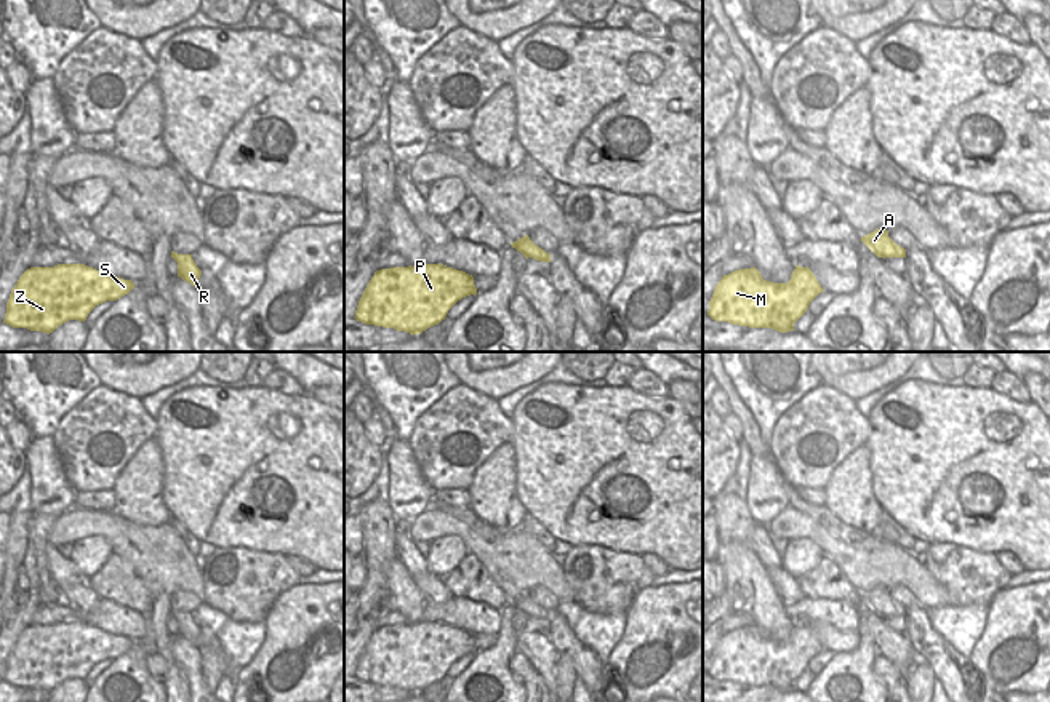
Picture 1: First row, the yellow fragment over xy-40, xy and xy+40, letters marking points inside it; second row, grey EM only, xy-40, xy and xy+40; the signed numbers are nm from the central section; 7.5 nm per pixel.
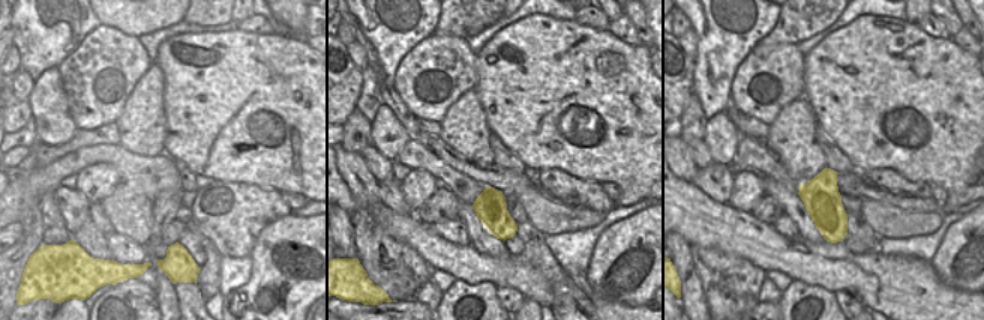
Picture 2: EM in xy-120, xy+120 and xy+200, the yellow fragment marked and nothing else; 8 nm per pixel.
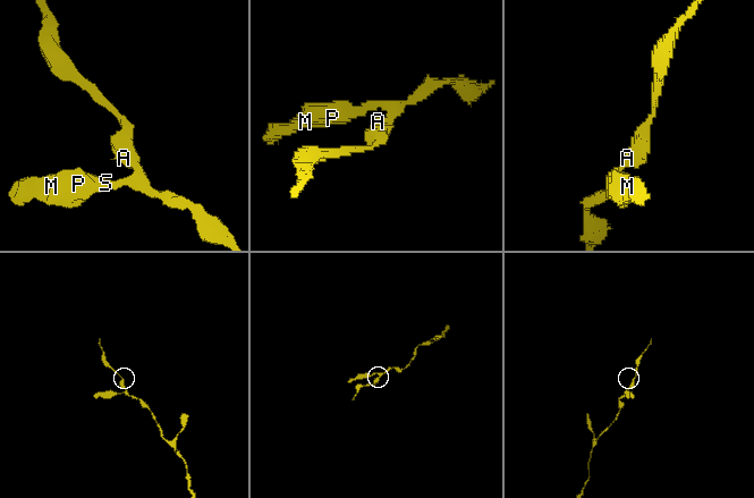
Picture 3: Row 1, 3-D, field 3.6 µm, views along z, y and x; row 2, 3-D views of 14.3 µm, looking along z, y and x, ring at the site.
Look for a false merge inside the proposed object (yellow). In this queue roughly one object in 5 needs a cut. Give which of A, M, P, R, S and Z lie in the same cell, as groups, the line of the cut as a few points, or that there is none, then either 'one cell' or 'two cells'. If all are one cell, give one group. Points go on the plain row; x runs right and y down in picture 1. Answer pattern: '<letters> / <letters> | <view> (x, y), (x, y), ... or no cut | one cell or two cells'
A M P R S Z | no cut | one cell

